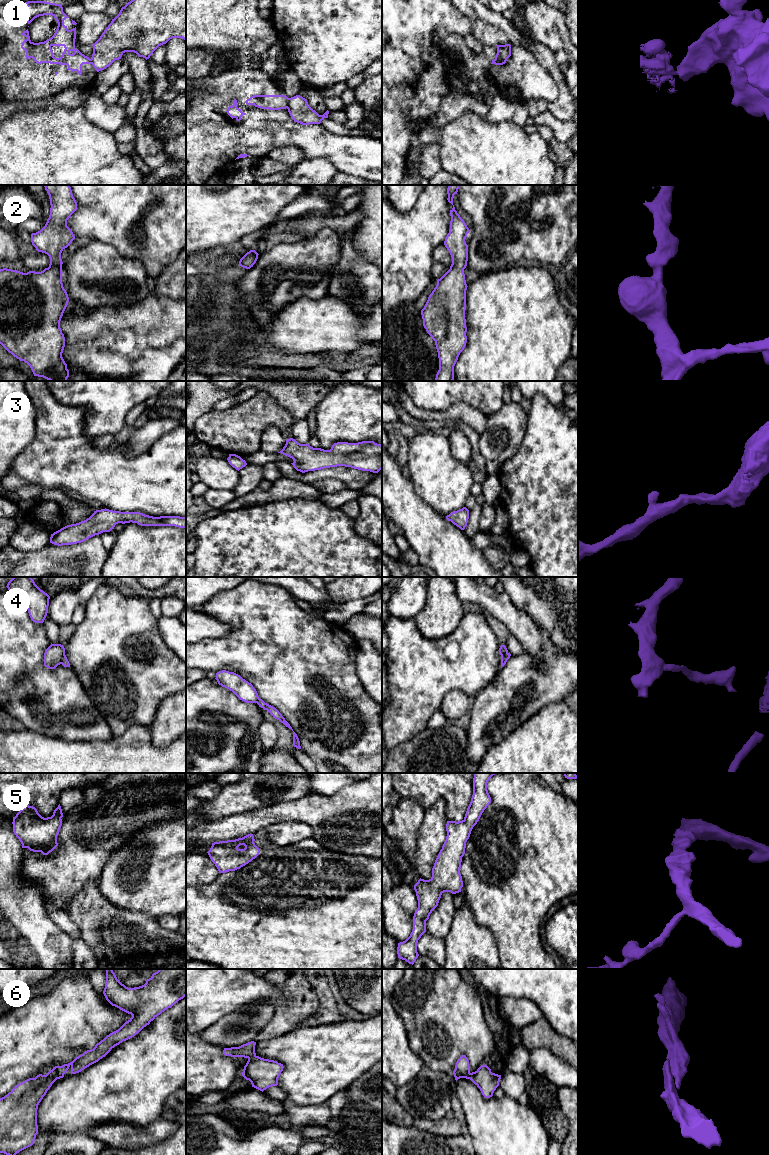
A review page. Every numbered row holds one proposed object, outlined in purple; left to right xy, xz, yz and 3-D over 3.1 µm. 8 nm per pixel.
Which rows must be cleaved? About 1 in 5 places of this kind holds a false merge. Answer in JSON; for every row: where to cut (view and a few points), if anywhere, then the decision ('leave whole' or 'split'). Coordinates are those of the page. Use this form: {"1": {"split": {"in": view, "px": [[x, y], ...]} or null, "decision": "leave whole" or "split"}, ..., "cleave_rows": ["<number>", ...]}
{"1": {"split": {"in": "xz", "px": [[289, 98], [286, 107]]}, "decision": "split"}, "2": {"split": null, "decision": "leave whole"}, "3": {"split": null, "decision": "leave whole"}, "4": {"split": {"in": "xy", "px": [[64, 653], [60, 663]]}, "decision": "split"}, "5": {"split": null, "decision": "leave whole"}, "6": {"split": null, "decision": "leave whole"}, "cleave_rows": ["1", "4"]}

